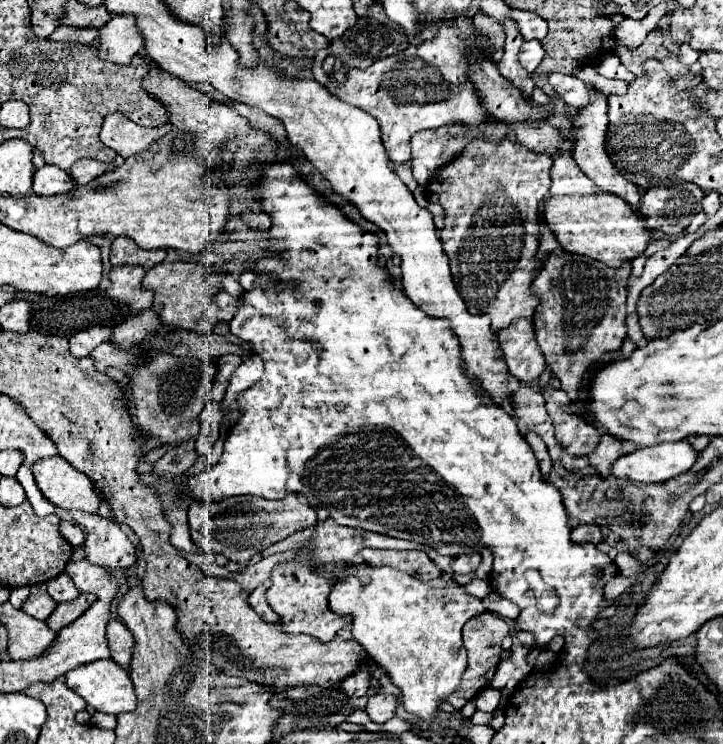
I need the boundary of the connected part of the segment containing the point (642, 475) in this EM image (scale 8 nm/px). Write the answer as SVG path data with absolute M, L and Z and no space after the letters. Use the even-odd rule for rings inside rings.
M689 440L637 448L613 464L613 474L631 482L665 482L691 470L697 456L699 452Z

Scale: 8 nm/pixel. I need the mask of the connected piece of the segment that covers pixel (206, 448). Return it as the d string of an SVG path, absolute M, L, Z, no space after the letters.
M207 402L201 411L201 432L195 442L196 450L199 454L209 454L213 444L219 438L219 424L221 424L221 408L217 402Z

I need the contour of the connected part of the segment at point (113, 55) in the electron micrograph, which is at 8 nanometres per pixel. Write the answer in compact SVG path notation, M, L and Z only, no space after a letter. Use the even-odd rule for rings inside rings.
M115 14L99 32L99 56L109 62L127 64L143 46L143 38L137 34L137 22L129 14Z

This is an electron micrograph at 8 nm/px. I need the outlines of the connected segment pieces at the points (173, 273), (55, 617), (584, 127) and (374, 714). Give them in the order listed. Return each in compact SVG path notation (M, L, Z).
M165 260L153 266L145 274L143 288L155 292L155 300L151 310L159 314L163 324L171 328L185 328L197 334L209 334L217 324L219 306L215 304L215 294L221 290L221 280L229 276L229 272L211 274L209 268L201 262L185 262L185 260Z
M79 594L73 602L63 602L57 604L55 612L49 616L47 626L55 632L59 632L61 628L65 628L67 624L71 624L77 616L81 616L91 604L95 602L95 594Z
M593 92L591 102L585 108L581 108L579 116L573 120L573 158L579 164L579 168L583 170L583 174L587 174L601 190L621 196L635 210L639 210L641 198L637 194L637 186L631 184L629 180L625 180L623 174L613 166L613 162L607 154L605 134L607 134L607 100L599 92Z
M377 692L367 702L367 714L377 724L391 720L395 716L395 710L397 710L397 696L393 696L393 694Z

